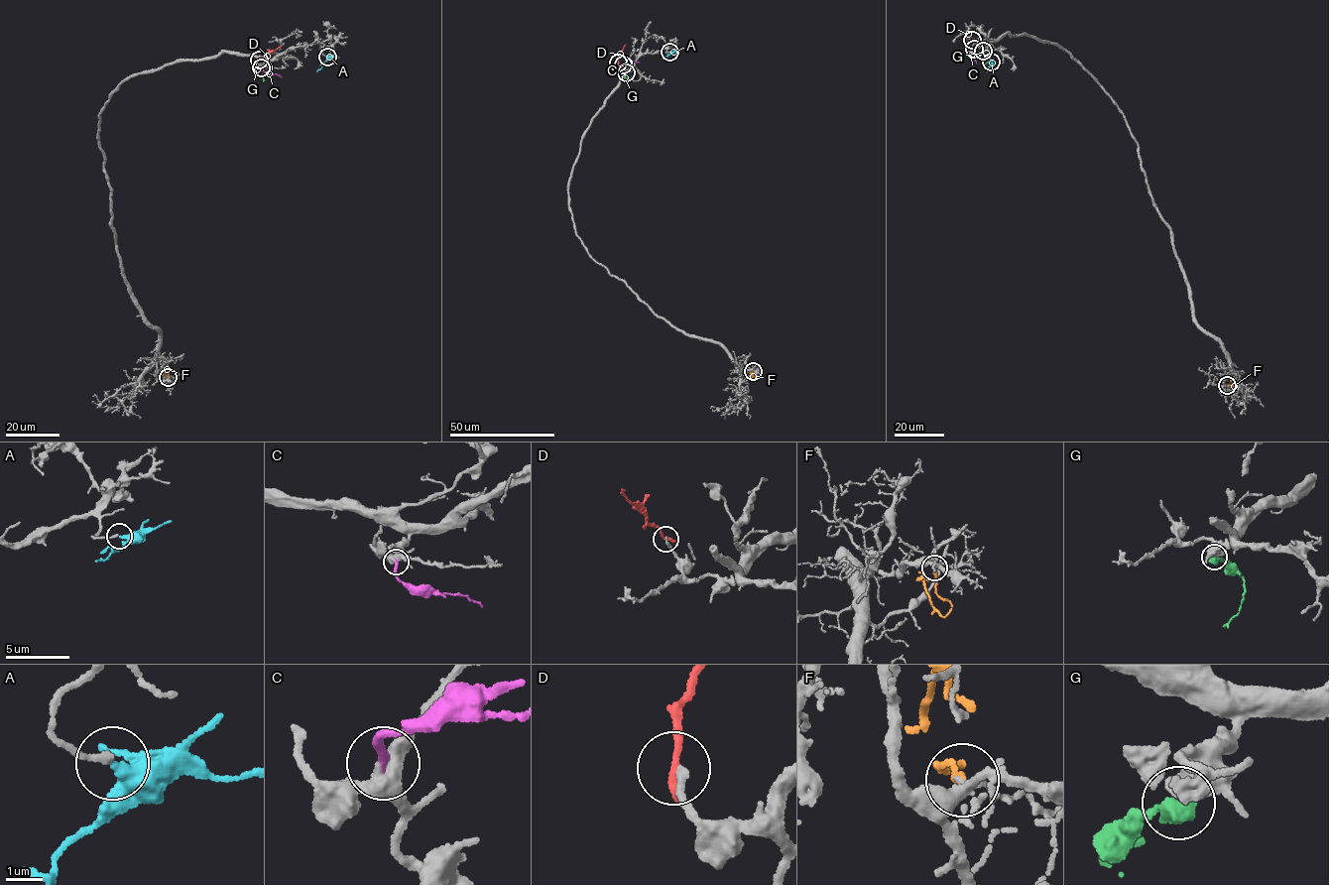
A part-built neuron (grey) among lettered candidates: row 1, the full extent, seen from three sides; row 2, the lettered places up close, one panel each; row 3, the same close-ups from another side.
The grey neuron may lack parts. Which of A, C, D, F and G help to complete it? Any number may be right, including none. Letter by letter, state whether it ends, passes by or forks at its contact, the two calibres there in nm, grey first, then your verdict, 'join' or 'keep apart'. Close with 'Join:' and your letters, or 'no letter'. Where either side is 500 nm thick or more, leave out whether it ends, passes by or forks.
A: it ends | 180/360 nm | join
C: it ends | 320/220 nm | join
D: it ends | 200/260 nm | keep apart
F: it ends | 120/200 nm | keep apart
G: 650/480 nm | keep apart
Join: A, C

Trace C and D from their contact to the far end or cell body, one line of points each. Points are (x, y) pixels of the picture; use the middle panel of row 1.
C: (623, 64), (639, 62)
D: (618, 63), (626, 45)

